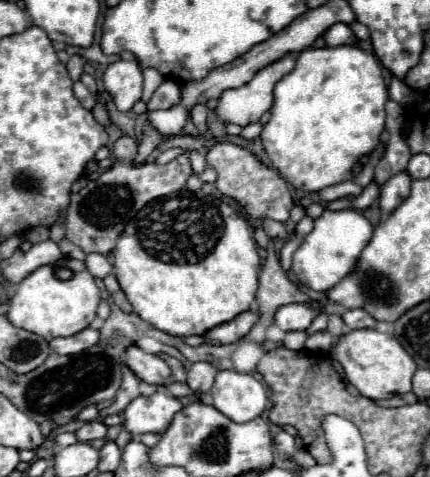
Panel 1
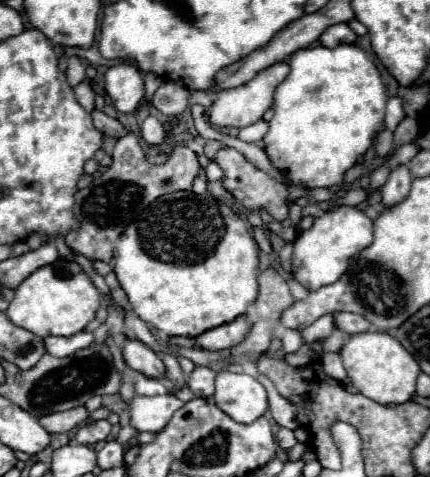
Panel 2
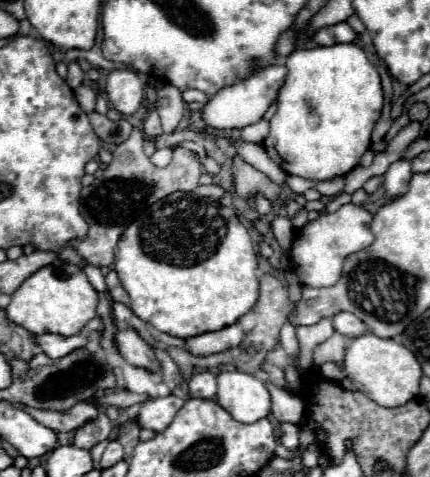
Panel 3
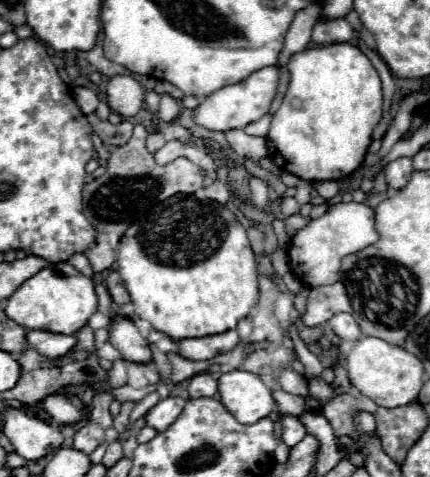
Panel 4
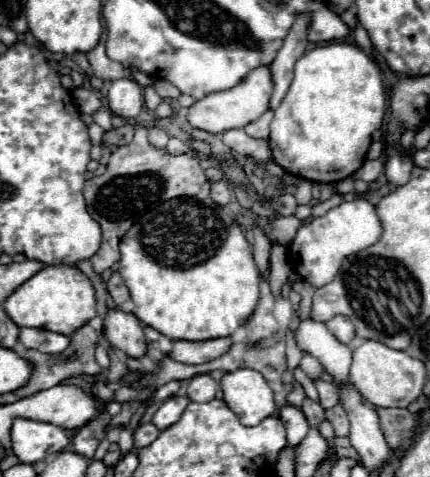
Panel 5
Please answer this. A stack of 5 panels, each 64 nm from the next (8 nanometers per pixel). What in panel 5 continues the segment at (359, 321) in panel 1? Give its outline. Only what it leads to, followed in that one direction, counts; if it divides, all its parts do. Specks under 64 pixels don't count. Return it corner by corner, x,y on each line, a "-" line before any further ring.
336,316
332,318
332,322
326,322
326,328
342,342
342,344
348,344
356,332
354,332
354,324
352,320
348,320
348,316

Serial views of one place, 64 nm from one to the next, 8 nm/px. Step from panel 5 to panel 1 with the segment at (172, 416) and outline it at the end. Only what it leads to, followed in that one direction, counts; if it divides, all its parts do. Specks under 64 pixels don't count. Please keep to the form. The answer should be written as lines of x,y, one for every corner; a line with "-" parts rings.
154,392
150,396
138,396
124,410
126,422
124,428
132,436
140,436
146,432
162,434
176,412
182,410
182,402
166,392

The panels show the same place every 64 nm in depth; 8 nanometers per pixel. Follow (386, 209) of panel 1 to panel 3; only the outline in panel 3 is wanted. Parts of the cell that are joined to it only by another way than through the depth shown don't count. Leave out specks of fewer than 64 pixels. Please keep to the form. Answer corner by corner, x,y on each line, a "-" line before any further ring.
394,162
390,164
388,172
384,174
384,192
388,198
396,198
402,196
404,192
408,192
408,182
410,182
412,174
410,174
410,162

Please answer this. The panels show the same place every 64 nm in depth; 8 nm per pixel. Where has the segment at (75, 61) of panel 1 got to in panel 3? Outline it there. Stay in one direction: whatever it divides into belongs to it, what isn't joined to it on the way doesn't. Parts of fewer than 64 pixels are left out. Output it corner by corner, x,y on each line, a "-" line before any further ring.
70,62
68,64
68,76
66,76
68,86
70,88
78,88
80,82
82,82
82,78
84,78
84,70
80,68
80,64
78,62

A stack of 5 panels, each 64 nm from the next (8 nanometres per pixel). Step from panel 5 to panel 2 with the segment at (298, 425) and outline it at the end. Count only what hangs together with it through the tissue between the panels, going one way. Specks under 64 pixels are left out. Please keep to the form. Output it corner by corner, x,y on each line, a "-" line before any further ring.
280,428
280,432
276,434
276,442
278,442
278,446
280,446
282,450
290,450
290,448
296,444
296,438
294,438
292,430

